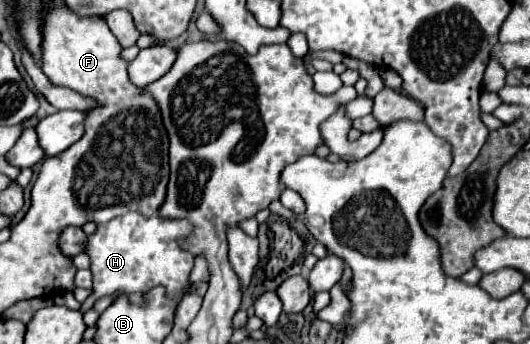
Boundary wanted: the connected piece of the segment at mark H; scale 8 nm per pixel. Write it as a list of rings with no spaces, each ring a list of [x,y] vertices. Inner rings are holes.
[[[129,212],[117,216],[105,224],[99,224],[85,242],[85,252],[91,258],[93,294],[81,304],[87,312],[103,296],[127,296],[133,304],[145,304],[145,294],[157,286],[163,286],[169,298],[177,300],[189,290],[189,274],[195,256],[181,248],[181,240],[191,234],[189,220],[171,218],[145,218],[143,214]]]

